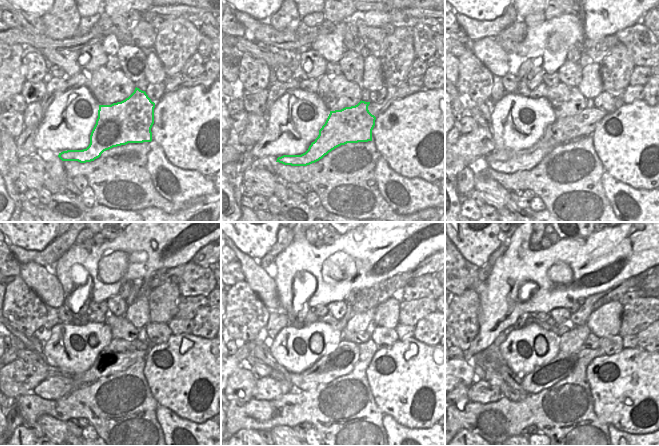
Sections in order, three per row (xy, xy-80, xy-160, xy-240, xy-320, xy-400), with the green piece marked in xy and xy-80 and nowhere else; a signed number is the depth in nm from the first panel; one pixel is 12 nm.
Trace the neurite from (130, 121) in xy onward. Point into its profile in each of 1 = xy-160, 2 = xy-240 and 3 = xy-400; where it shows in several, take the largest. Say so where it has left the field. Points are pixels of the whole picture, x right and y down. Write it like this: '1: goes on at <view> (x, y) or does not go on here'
1: goes on at xy-160 (556, 134)
2: goes on at xy-240 (51, 388)
3: goes on at xy-400 (481, 391)

